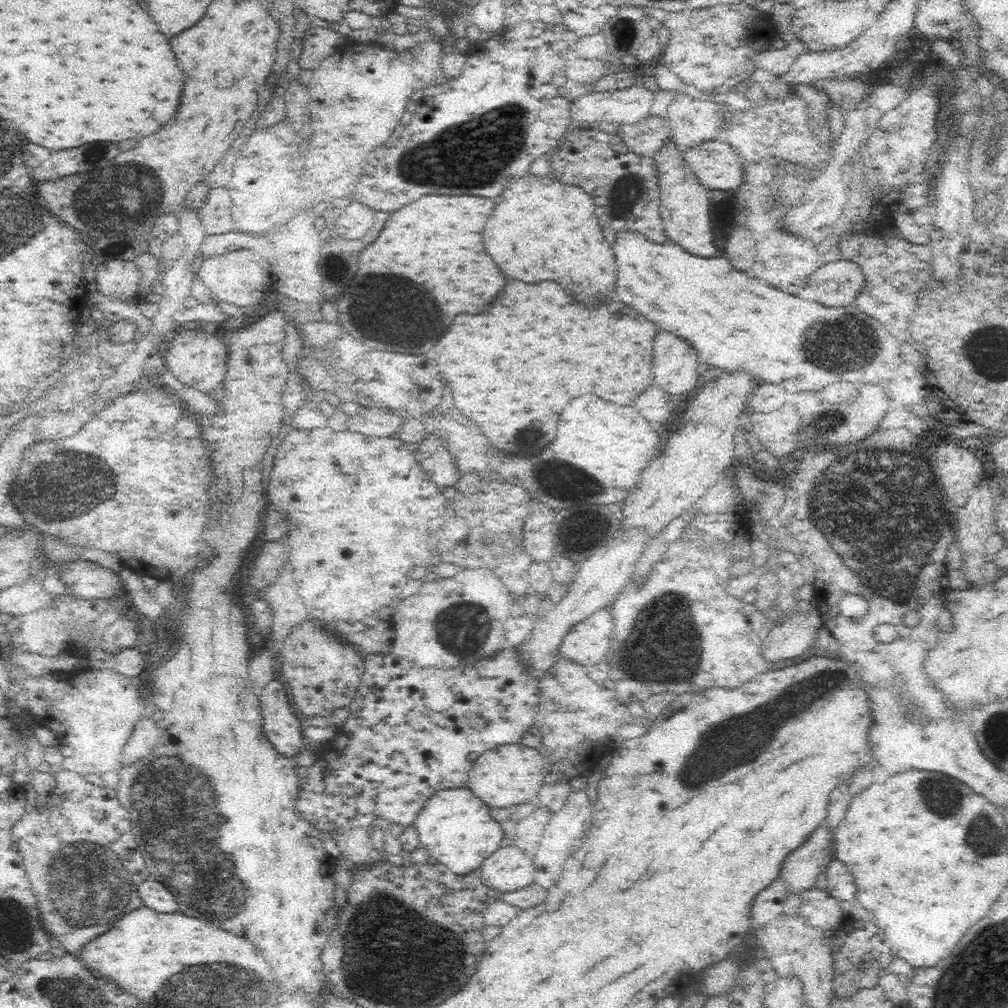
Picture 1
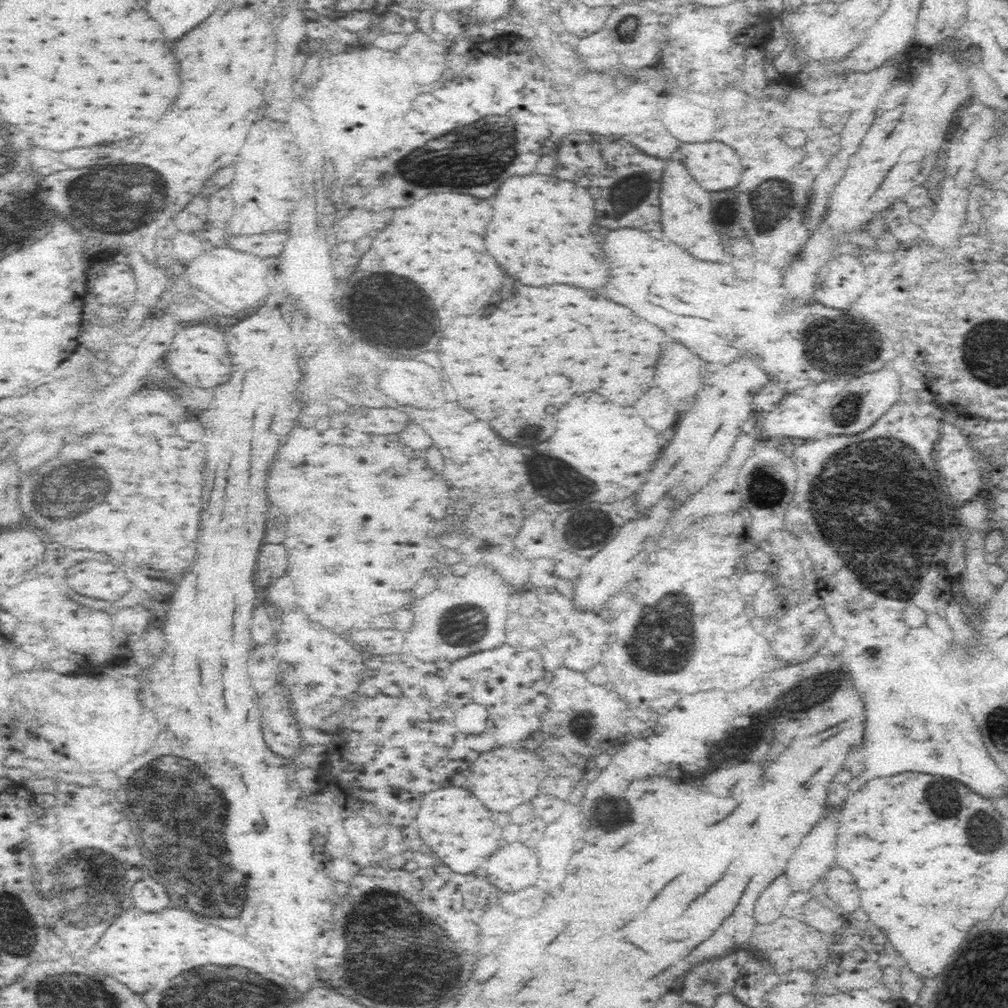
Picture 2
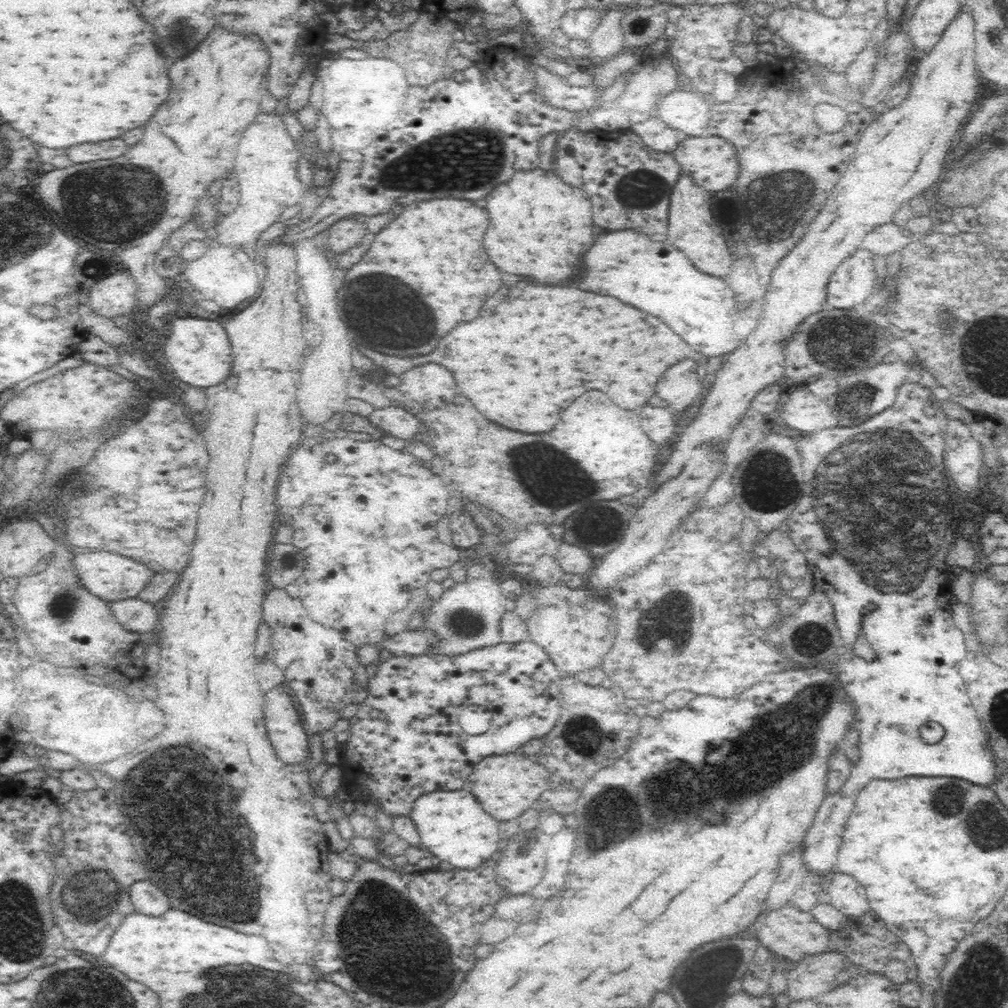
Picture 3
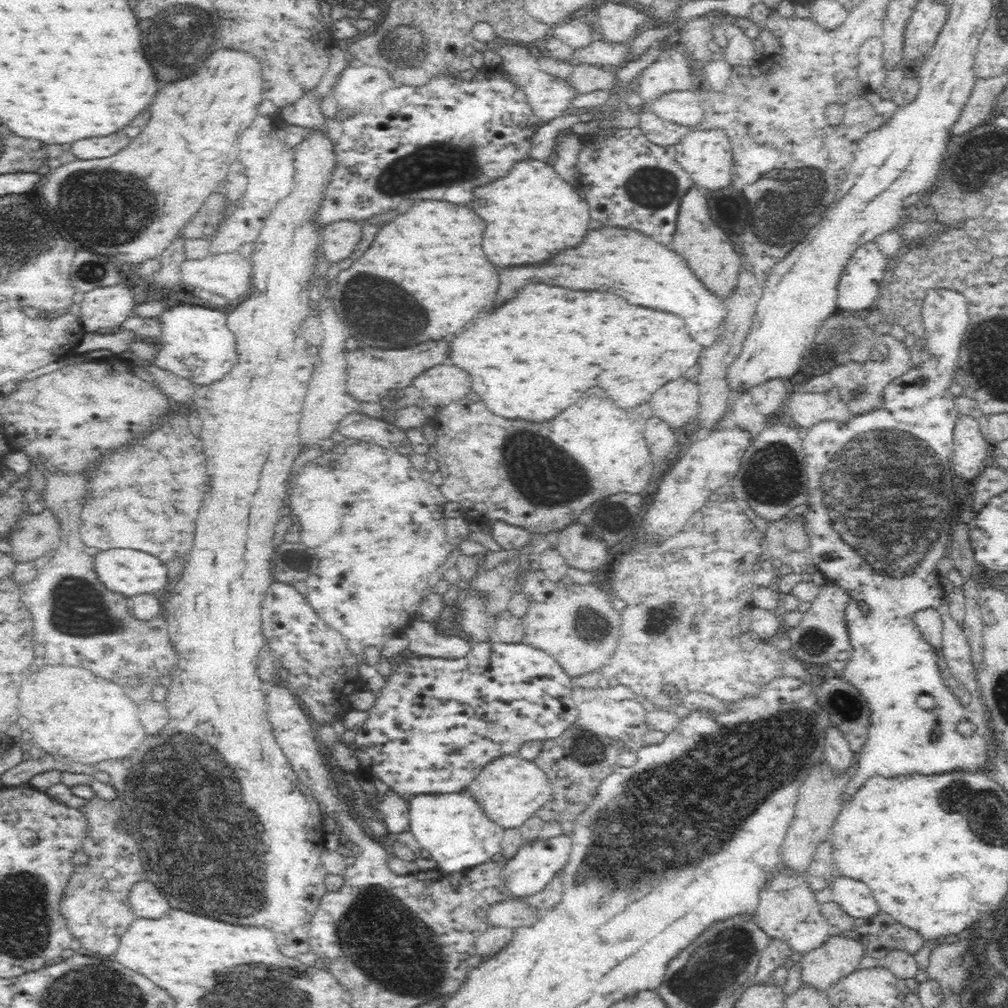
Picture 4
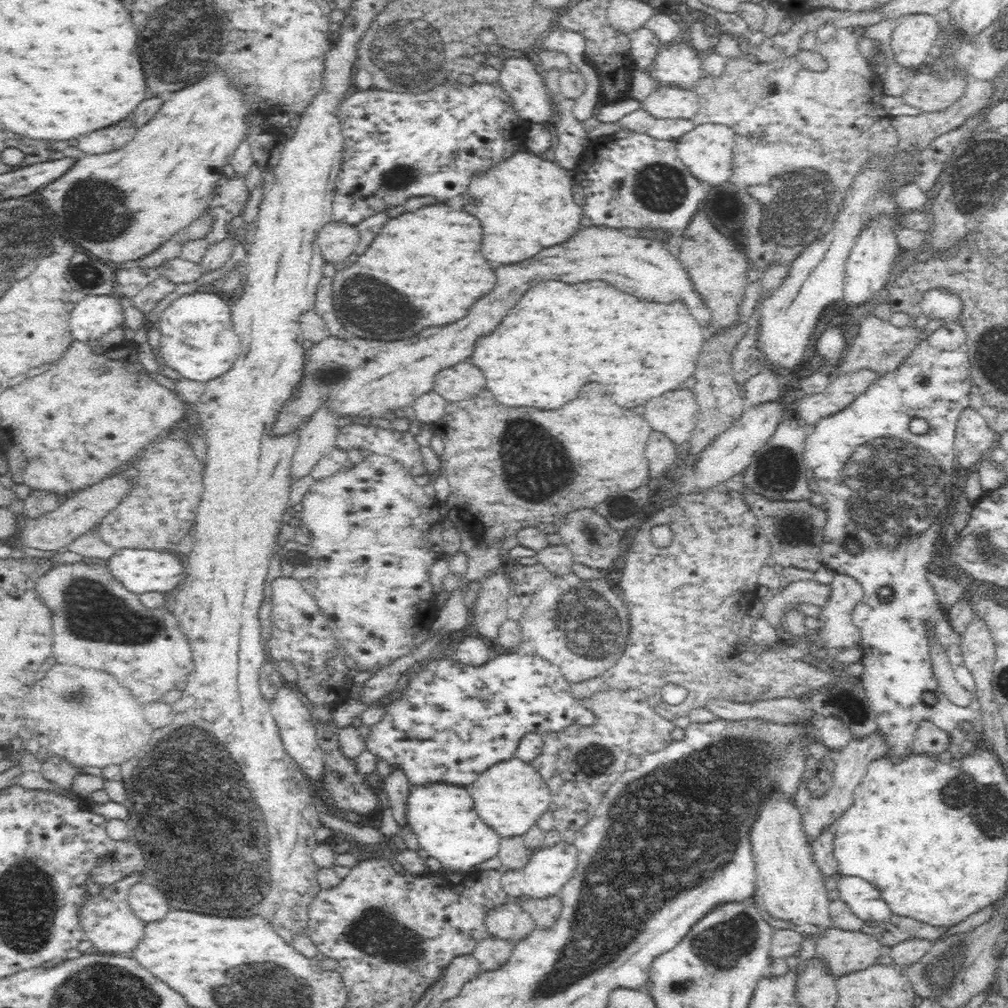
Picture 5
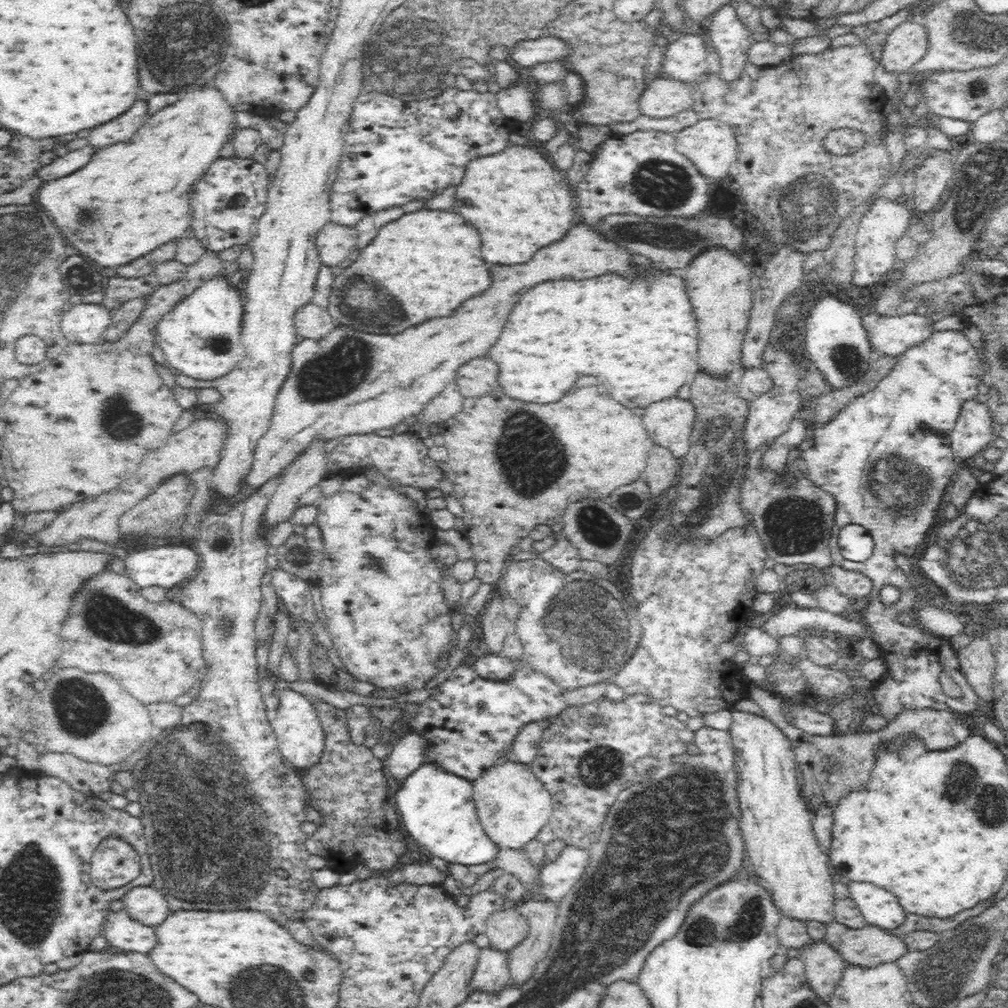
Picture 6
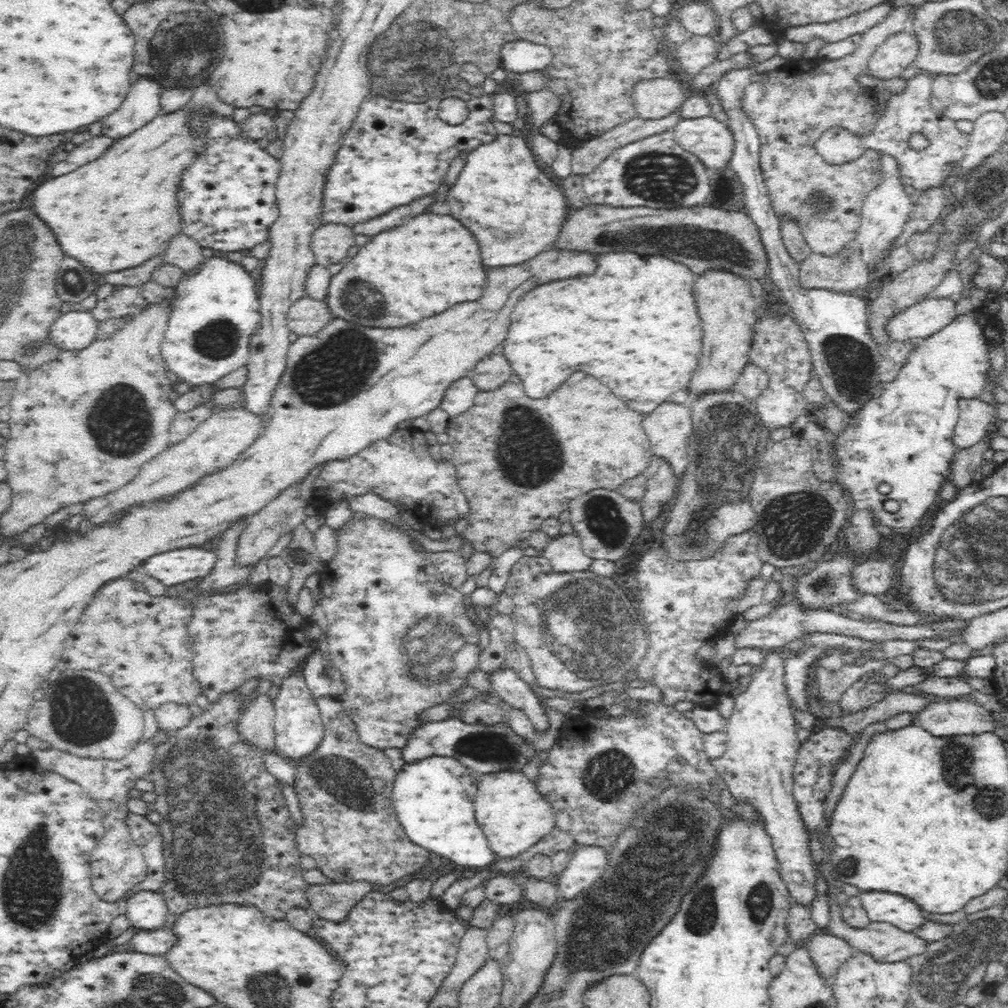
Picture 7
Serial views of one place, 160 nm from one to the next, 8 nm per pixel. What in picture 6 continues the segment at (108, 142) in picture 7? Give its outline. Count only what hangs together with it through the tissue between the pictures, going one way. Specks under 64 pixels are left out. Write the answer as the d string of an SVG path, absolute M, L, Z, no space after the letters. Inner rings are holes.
M92 146L68 152L66 156L58 157L54 162L38 168L35 171L35 175L42 181L52 181L56 180L56 178L62 178L62 176L68 176L68 174L80 170L82 166L86 166L88 160L92 158L92 154L94 154Z

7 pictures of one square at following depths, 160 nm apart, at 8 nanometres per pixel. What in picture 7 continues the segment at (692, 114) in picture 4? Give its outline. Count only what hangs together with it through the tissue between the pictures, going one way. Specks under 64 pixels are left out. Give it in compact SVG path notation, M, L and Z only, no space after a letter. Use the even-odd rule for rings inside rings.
M676 78L641 80L633 88L633 107L637 117L661 120L685 104L689 92Z

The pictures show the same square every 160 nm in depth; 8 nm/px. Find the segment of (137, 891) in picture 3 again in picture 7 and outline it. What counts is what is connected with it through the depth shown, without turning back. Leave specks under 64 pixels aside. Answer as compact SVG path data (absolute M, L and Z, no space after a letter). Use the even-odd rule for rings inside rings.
M161 891L128 894L126 904L125 914L134 928L153 931L166 924L167 904Z

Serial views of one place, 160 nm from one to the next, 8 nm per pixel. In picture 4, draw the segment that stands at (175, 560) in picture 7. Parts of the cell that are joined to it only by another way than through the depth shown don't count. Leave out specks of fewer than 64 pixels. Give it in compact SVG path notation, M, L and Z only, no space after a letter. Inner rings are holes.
M106 550L106 552L94 555L93 558L94 568L96 568L96 574L98 574L102 586L106 586L108 590L118 592L124 597L138 596L138 594L152 595L152 592L162 590L168 584L166 566L158 558L154 558L146 552L140 552L140 550Z

